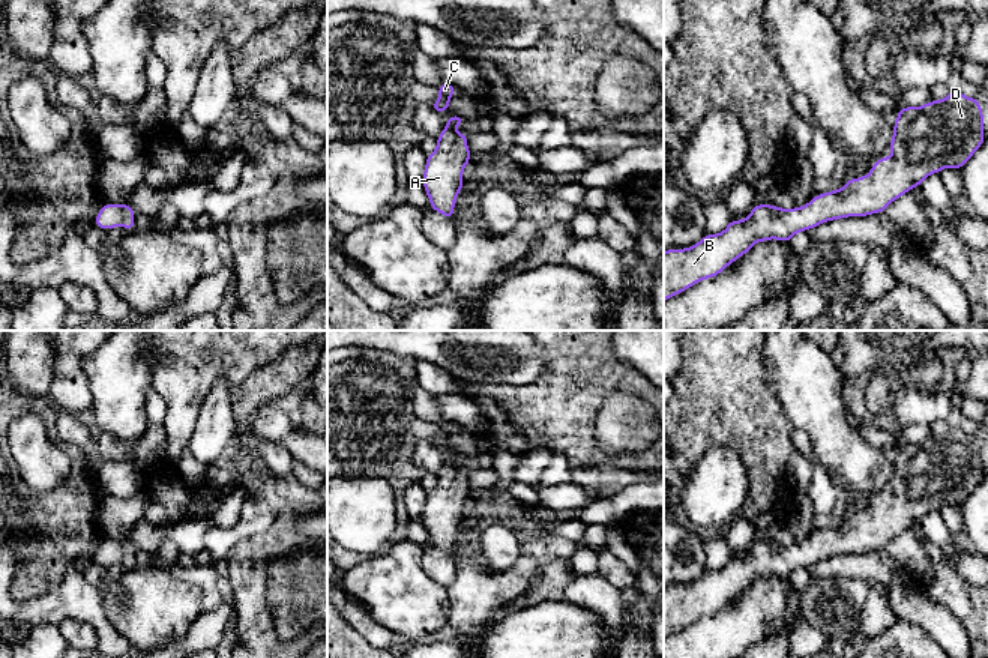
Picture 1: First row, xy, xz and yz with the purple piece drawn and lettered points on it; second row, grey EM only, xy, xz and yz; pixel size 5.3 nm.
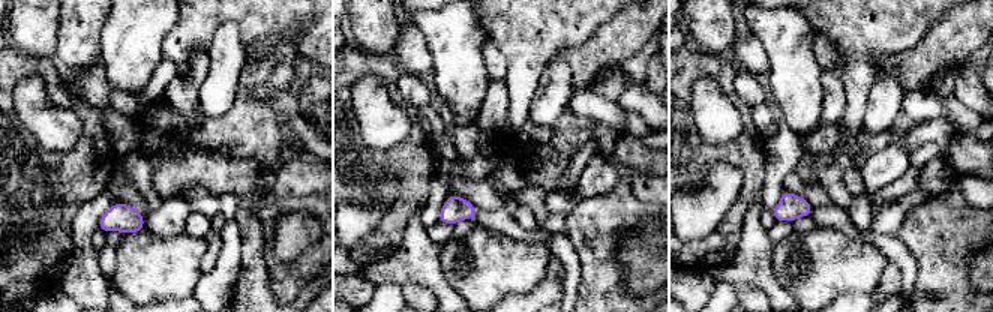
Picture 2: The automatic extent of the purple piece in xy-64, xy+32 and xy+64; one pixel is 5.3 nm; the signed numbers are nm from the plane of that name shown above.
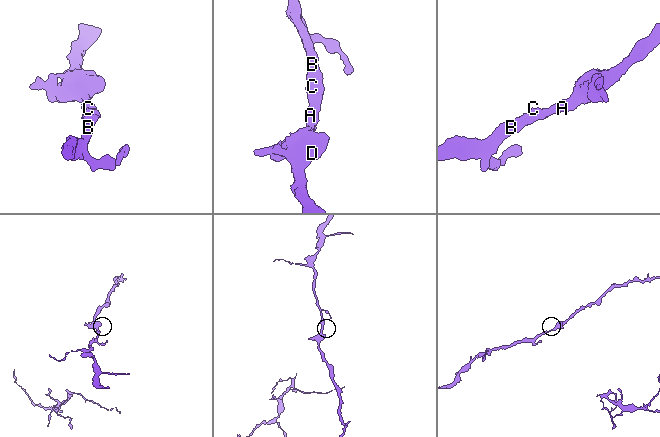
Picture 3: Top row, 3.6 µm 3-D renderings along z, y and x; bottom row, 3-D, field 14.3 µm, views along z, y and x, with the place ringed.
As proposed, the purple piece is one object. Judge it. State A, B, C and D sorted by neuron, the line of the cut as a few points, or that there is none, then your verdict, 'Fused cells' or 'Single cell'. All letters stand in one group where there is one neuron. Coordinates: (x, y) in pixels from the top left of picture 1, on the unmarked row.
Groups: A B C D. No split. Single cell

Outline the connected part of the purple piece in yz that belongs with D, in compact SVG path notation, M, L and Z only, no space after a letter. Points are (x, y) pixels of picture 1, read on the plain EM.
M949 428L944 436L931 437L922 443L899 445L889 481L893 491L878 494L866 512L847 517L841 526L814 532L808 541L800 544L781 545L773 541L755 541L745 556L730 557L724 568L706 571L689 584L664 587L664 638L703 616L715 614L757 578L770 575L790 578L796 569L808 568L832 556L884 548L892 538L914 523L920 523L929 511L938 511L946 503L961 506L983 481L983 476L980 440L976 434L967 434L961 428Z

